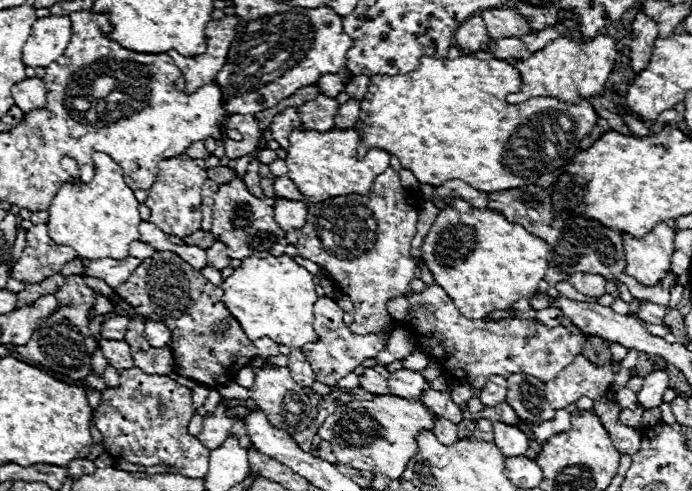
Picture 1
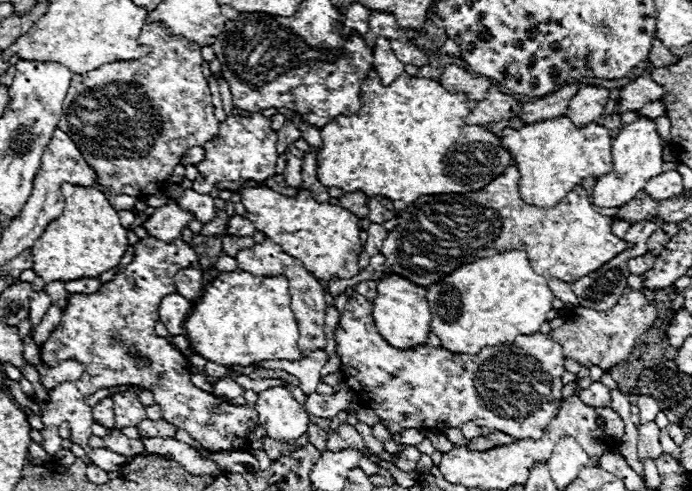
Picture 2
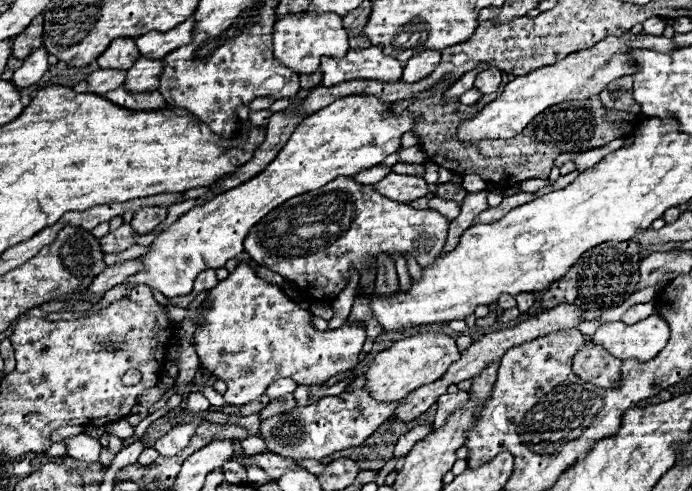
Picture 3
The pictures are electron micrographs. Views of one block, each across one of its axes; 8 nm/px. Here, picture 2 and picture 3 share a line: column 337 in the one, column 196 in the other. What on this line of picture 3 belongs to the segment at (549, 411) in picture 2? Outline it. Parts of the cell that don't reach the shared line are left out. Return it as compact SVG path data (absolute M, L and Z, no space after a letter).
M246 254L244 260L238 264L238 268L222 282L218 282L216 288L210 290L206 306L202 310L202 320L196 328L196 352L200 358L202 368L210 370L218 380L224 380L228 384L228 390L224 392L226 404L242 406L248 404L264 394L268 384L280 378L292 378L296 384L322 384L328 378L352 370L358 364L358 356L362 350L362 344L366 340L366 332L360 324L348 322L336 330L316 330L312 326L314 314L310 310L302 310L298 304L294 304L278 284L270 284L264 278L256 276L258 264Z

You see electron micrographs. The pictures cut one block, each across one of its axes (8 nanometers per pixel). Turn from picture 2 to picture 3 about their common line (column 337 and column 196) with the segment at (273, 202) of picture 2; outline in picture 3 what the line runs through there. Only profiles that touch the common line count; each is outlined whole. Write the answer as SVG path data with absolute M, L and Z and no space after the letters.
M350 96L334 100L300 122L278 156L258 176L214 196L202 206L190 208L174 224L160 230L150 242L148 252L138 256L144 268L128 276L124 284L146 284L166 298L190 294L200 272L222 268L228 260L244 252L244 238L262 216L294 196L322 188L334 178L378 166L400 148L400 138L410 128L414 128L412 114L394 116L388 110L388 102L378 102L378 98Z

